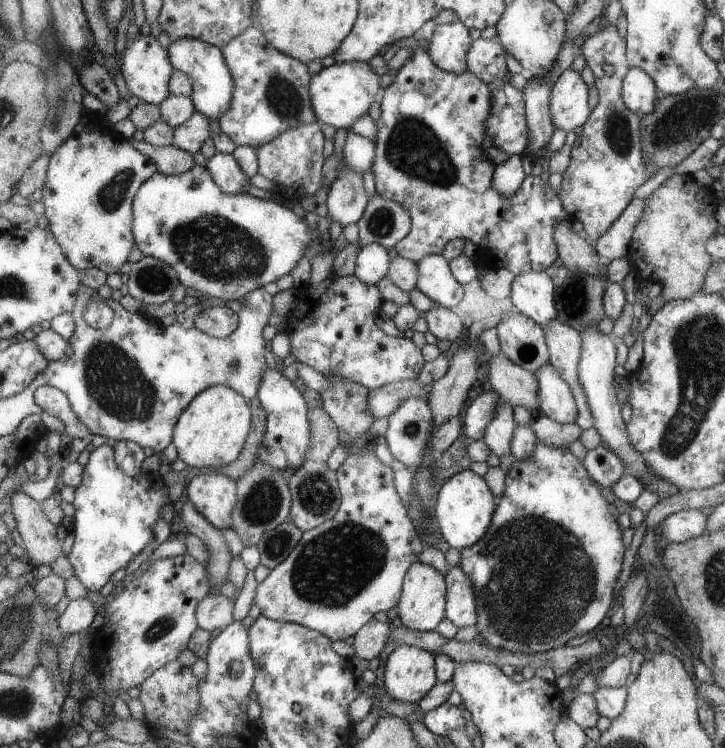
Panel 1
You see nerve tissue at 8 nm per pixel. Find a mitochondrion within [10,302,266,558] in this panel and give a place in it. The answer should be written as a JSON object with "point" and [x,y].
{"point":[112,378]}

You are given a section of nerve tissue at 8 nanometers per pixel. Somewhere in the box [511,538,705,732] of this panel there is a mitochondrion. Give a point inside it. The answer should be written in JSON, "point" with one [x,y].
{"point":[663,607]}

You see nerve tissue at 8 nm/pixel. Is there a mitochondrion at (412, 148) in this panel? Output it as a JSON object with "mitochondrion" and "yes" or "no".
{"mitochondrion":"yes"}

